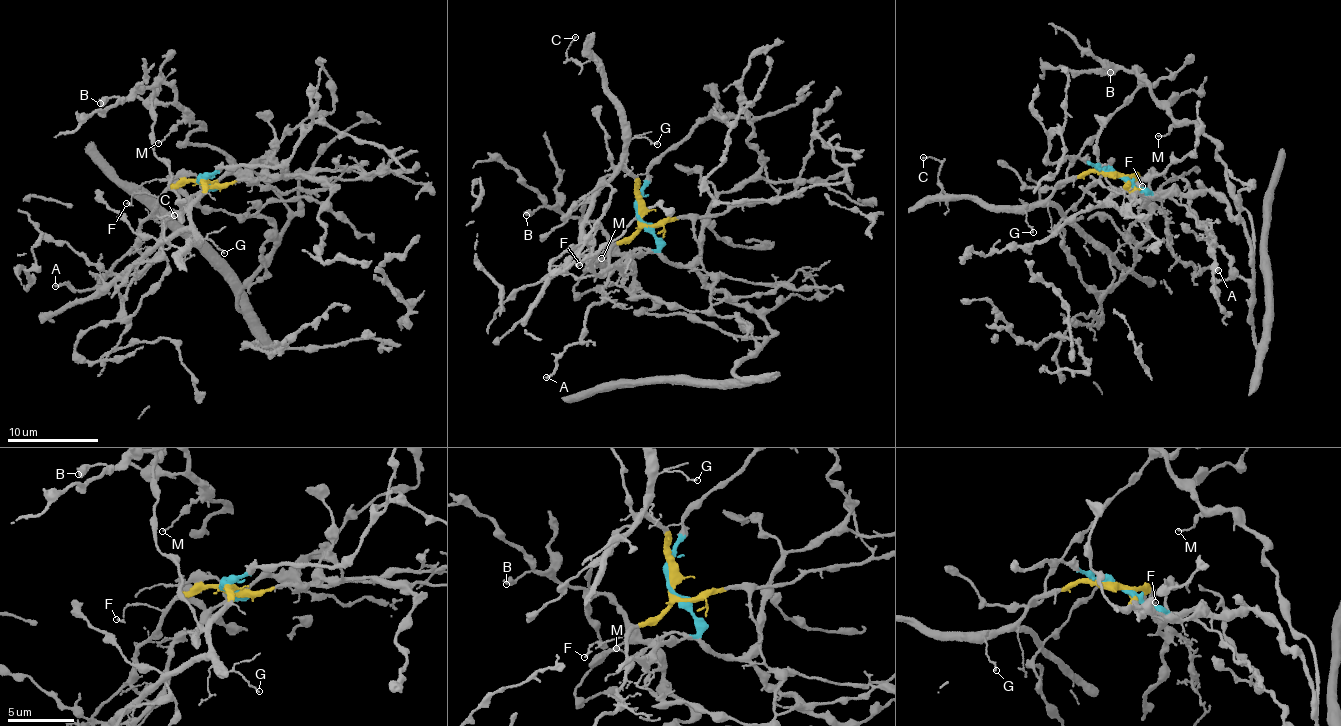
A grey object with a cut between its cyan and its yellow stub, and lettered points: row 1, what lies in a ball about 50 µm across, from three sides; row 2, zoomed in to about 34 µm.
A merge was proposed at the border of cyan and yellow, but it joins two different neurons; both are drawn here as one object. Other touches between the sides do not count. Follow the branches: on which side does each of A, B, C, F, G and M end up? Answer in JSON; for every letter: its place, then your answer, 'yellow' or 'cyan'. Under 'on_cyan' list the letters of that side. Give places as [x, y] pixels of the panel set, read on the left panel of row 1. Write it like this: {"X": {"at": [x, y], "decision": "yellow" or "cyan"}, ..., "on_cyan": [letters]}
{"A": {"at": [55, 286], "decision": "yellow"}, "B": {"at": [100, 103], "decision": "cyan"}, "C": {"at": [174, 215], "decision": "yellow"}, "F": {"at": [126, 203], "decision": "yellow"}, "G": {"at": [224, 253], "decision": "yellow"}, "M": {"at": [158, 143], "decision": "cyan"}, "on_cyan": ["B", "M"]}

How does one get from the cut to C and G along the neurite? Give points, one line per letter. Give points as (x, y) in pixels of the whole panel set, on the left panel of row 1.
C: (201, 182), (206, 186), (190, 210), (199, 244), (192, 240), (182, 248), (165, 238), (162, 220), (175, 215)
G: (201, 182), (206, 186), (190, 210), (192, 226), (225, 253)

